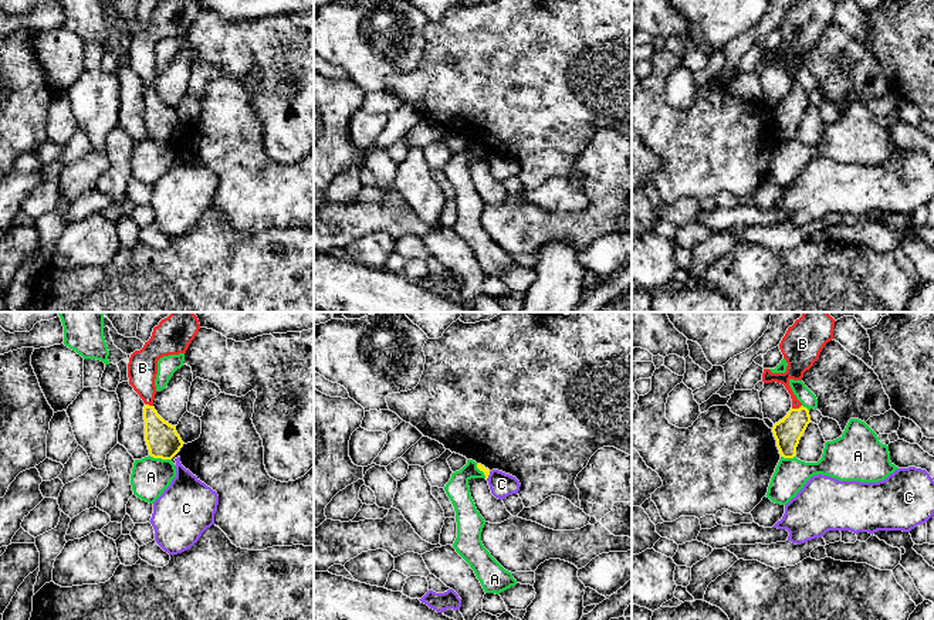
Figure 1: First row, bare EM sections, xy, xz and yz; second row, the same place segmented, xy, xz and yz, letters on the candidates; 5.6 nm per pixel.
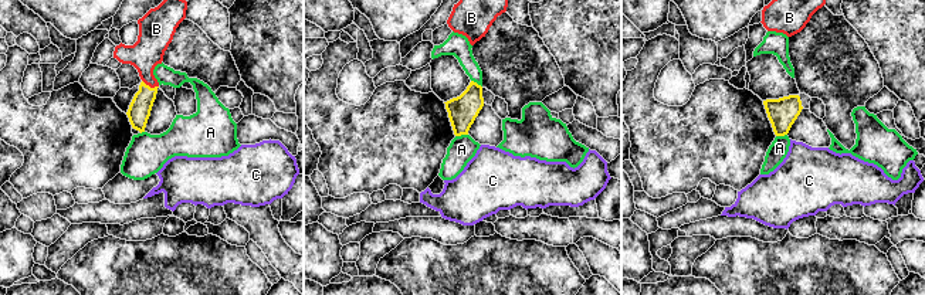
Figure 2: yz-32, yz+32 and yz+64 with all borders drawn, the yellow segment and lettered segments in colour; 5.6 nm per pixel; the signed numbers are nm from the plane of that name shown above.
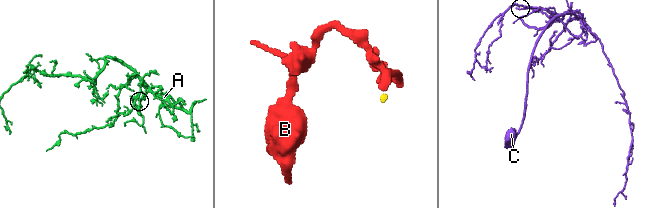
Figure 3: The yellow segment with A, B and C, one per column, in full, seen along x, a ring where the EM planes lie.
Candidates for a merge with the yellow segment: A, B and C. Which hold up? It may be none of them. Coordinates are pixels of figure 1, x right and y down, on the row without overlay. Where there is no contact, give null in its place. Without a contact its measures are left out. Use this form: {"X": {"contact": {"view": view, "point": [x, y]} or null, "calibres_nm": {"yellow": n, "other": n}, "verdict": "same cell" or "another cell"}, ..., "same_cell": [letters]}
{"A": {"contact": {"view": "xy", "point": [161, 139]}, "calibres_nm": {"yellow": 190, "other": 220}, "verdict": "another cell"}, "B": {"contact": {"view": "yz", "point": [795, 91]}, "calibres_nm": {"yellow": 160, "other": 110}, "verdict": "same cell"}, "C": {"contact": {"view": "xz", "point": [489, 156]}, "calibres_nm": {"yellow": 40, "other": 140}, "verdict": "another cell"}, "same_cell": ["B"]}

